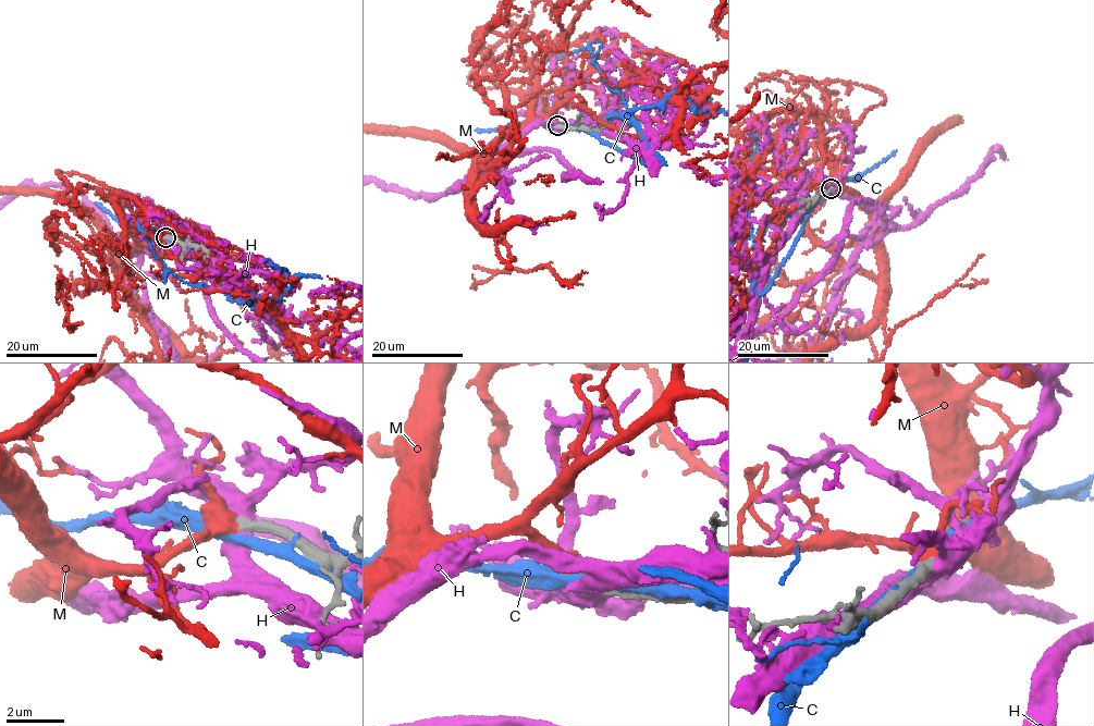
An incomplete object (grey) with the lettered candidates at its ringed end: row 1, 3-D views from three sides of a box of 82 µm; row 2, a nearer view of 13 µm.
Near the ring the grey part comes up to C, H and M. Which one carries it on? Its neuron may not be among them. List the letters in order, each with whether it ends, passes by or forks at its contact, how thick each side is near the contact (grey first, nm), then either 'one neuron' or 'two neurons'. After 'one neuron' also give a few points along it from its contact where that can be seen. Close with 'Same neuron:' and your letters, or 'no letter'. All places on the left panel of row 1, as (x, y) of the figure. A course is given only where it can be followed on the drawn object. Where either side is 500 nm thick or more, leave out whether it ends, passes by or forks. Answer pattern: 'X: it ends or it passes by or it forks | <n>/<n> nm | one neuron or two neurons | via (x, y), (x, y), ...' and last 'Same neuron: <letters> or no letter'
C: 550/360 nm | two neurons
H: 550/550 nm | two neurons
M: 550/550 nm | one neuron
Same neuron: M

